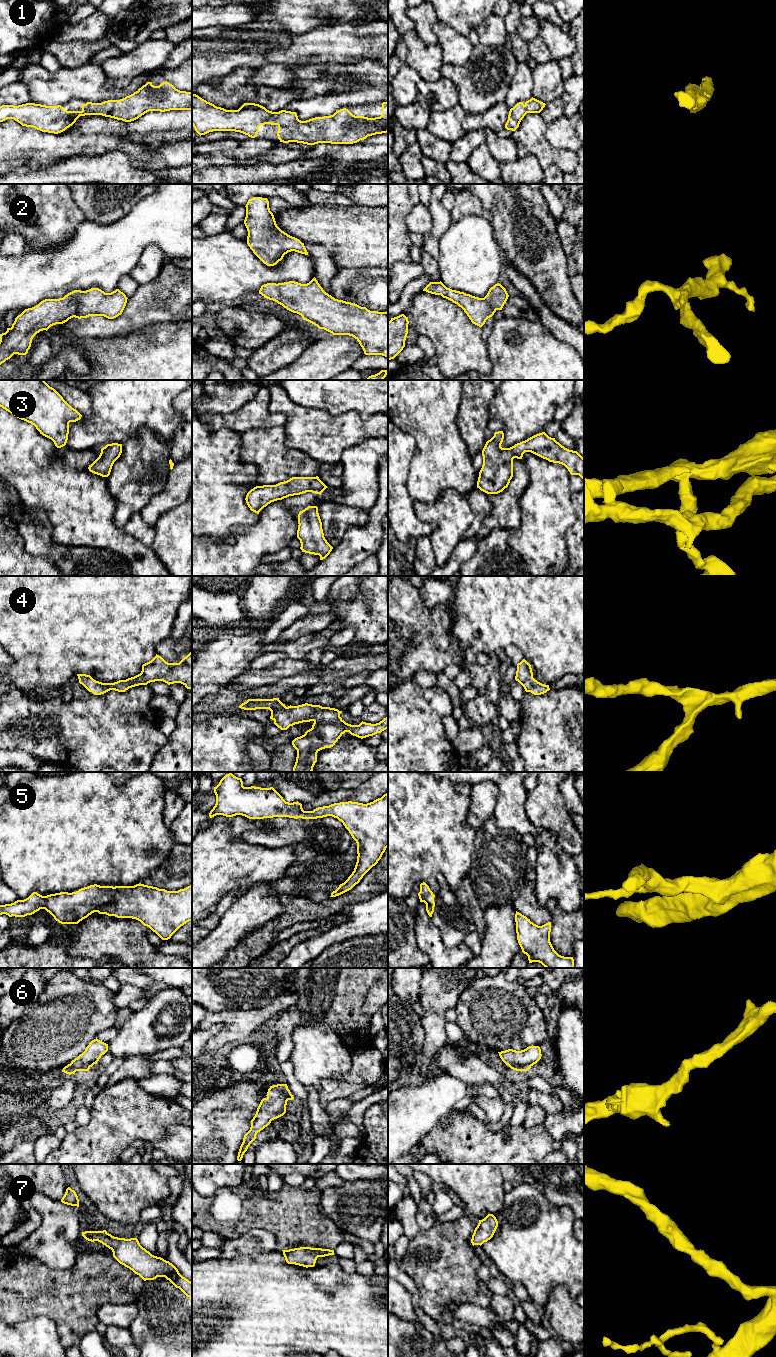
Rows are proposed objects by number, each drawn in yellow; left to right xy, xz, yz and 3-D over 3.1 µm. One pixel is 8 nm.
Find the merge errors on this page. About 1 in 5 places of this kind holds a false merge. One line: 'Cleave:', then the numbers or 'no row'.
Cleave: no row

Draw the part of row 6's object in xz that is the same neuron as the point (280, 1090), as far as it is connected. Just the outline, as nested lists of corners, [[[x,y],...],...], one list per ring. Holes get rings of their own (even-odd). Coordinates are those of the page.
[[[287,1084],[270,1086],[267,1097],[263,1098],[257,1108],[256,1114],[251,1120],[250,1130],[244,1135],[237,1160],[241,1161],[250,1144],[256,1139],[258,1132],[267,1127],[272,1120],[286,1113],[288,1100],[294,1099]]]

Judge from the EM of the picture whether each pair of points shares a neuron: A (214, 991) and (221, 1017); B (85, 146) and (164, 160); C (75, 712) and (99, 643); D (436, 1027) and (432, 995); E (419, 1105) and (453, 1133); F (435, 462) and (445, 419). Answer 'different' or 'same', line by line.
A: different
B: same
C: different
D: same
E: different
F: same

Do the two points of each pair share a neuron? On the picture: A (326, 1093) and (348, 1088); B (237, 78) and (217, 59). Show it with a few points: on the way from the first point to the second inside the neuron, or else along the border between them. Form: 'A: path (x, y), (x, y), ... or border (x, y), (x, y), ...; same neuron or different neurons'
A: path (331, 1090), (343, 1089); same neuron
B: border (254, 67), (238, 66), (222, 77); different neurons

